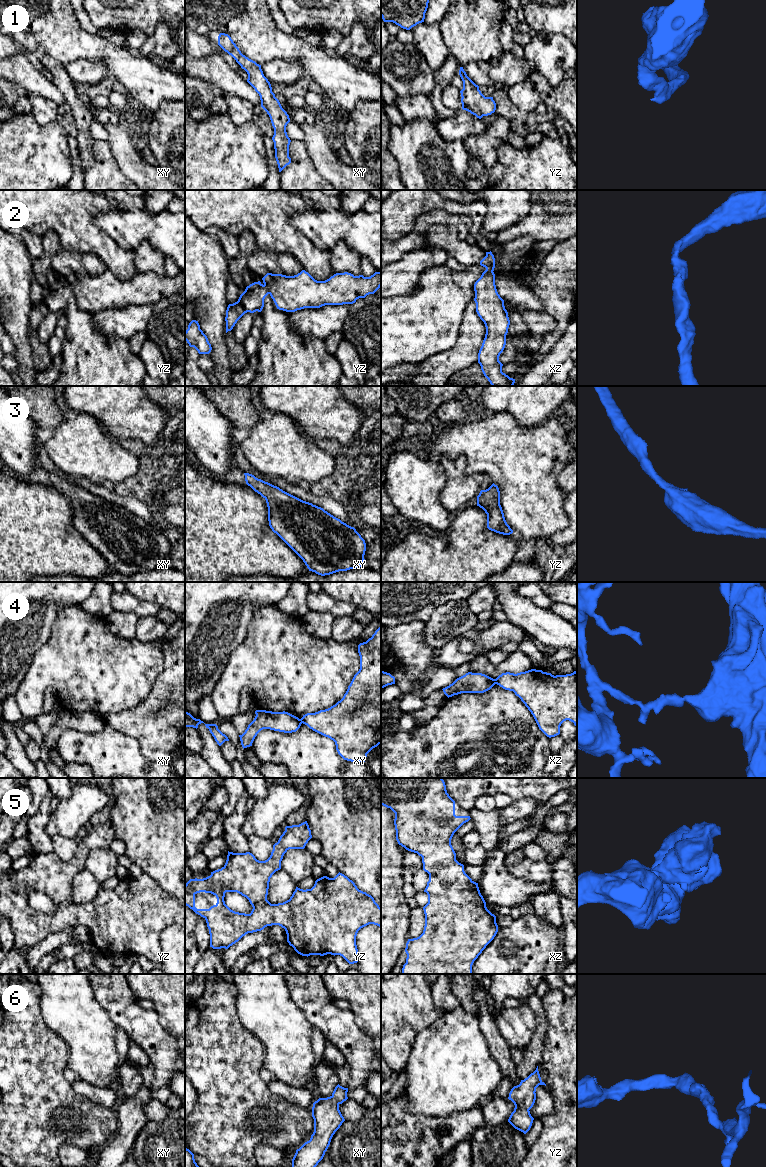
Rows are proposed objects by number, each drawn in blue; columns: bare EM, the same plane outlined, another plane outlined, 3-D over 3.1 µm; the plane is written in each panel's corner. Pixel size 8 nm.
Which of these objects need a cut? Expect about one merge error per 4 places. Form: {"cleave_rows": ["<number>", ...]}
{"cleave_rows": ["4"]}

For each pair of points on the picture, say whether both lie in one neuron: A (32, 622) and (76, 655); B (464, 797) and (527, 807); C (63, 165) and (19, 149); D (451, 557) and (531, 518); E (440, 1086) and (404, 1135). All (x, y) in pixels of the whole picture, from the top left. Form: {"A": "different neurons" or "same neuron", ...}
{"A": "different neurons", "B": "different neurons", "C": "same neuron", "D": "different neurons", "E": "different neurons"}

